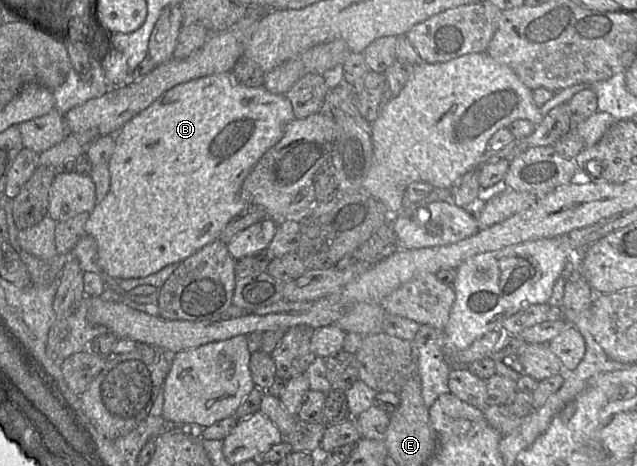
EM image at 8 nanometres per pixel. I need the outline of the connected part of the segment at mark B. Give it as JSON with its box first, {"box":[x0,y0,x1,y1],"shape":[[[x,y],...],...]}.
{"box":[85,72,294,279],"shape":[[[225,72],[176,85],[128,120],[114,135],[115,150],[107,165],[111,176],[110,190],[107,196],[97,203],[85,225],[86,235],[97,241],[98,264],[101,271],[115,279],[147,277],[169,264],[182,262],[205,245],[217,240],[227,224],[248,207],[240,196],[244,179],[262,155],[280,141],[286,125],[294,119],[292,104],[286,95],[270,93],[263,86],[247,87],[238,83],[231,72]]]}

